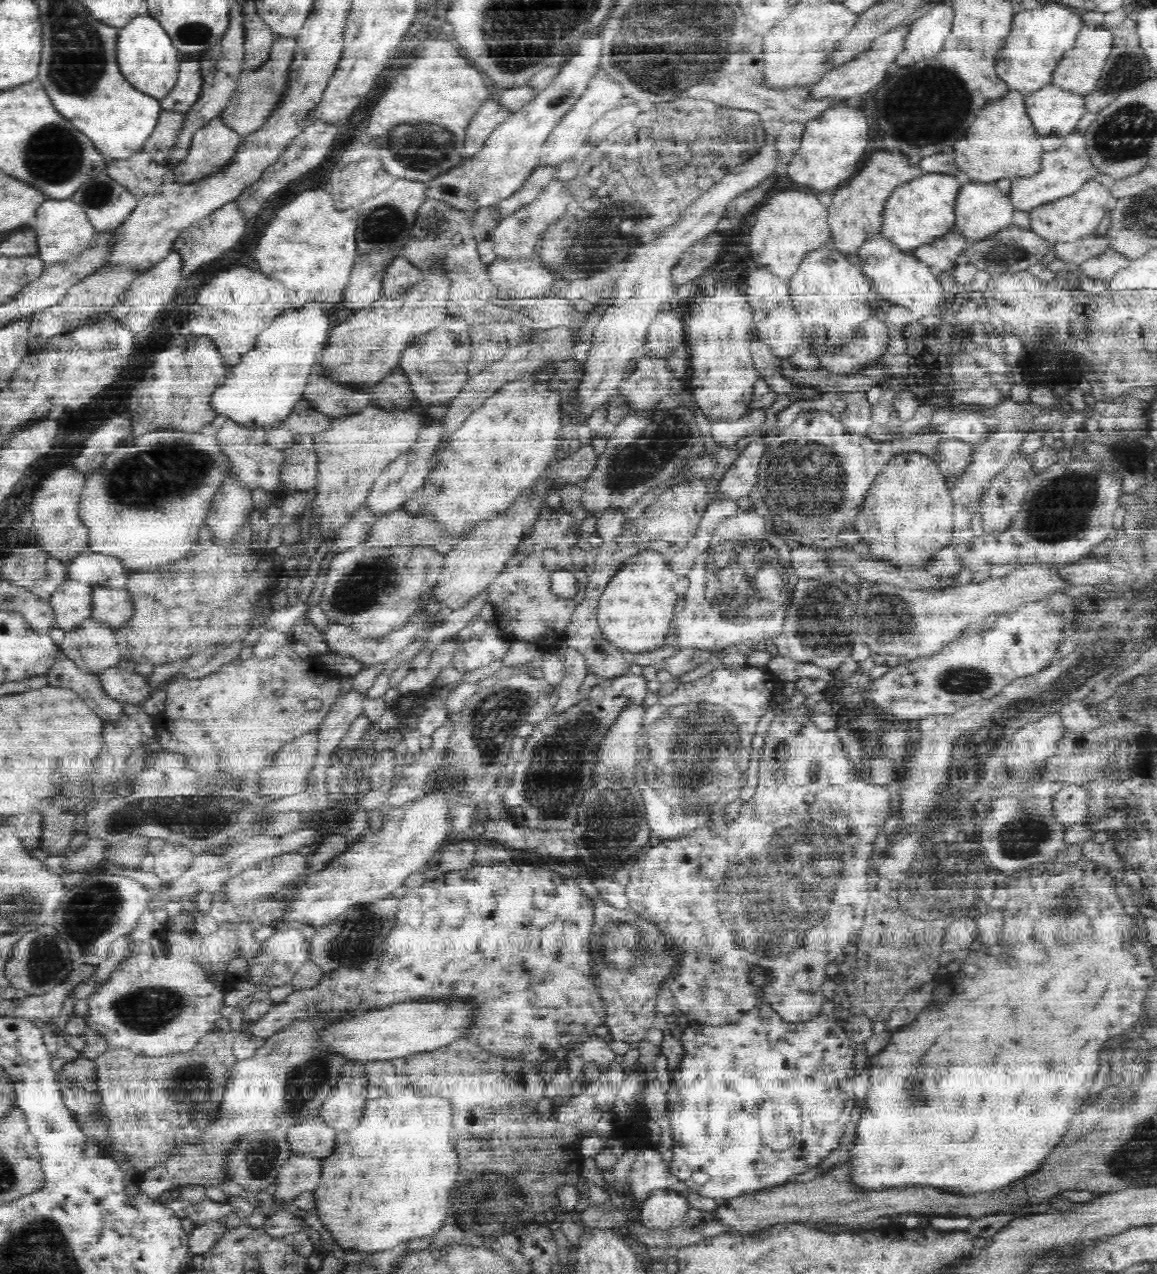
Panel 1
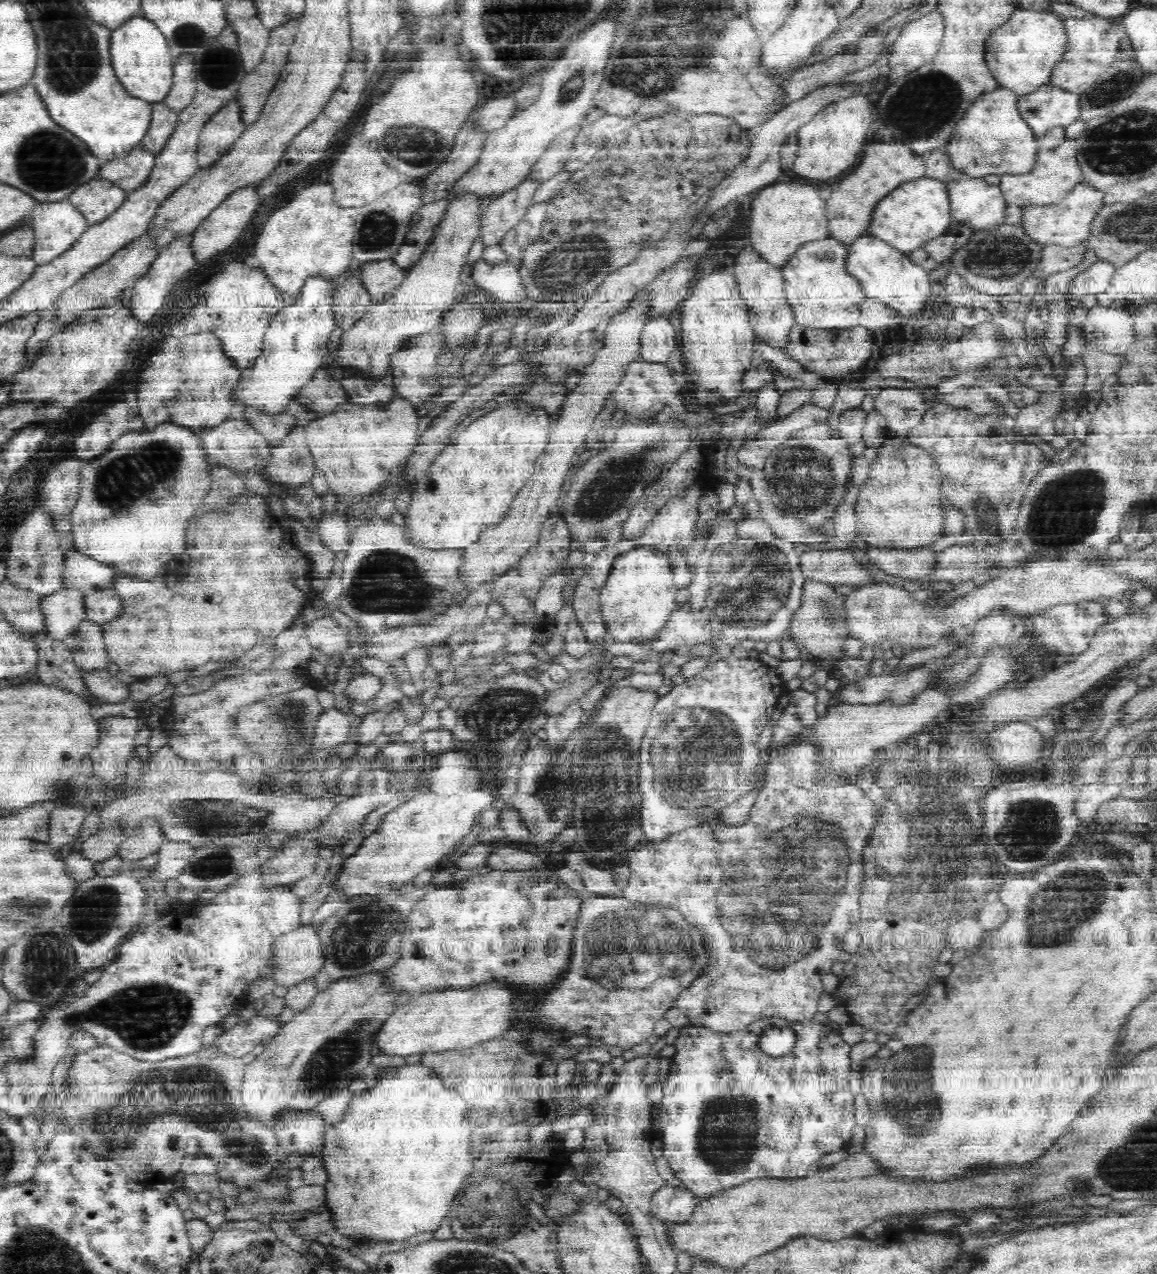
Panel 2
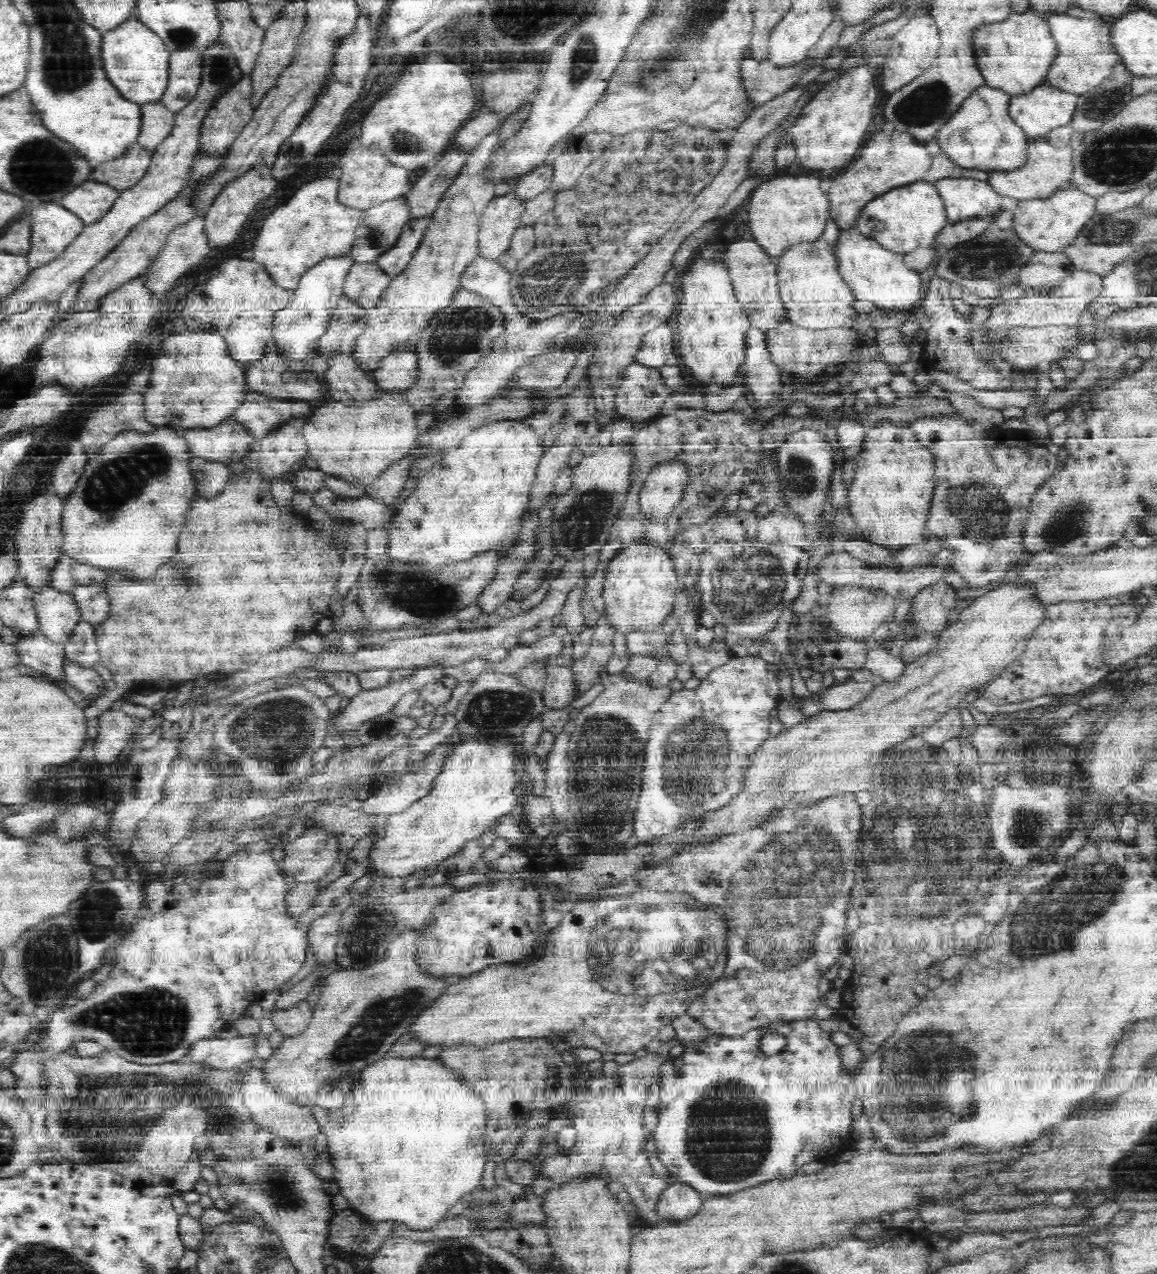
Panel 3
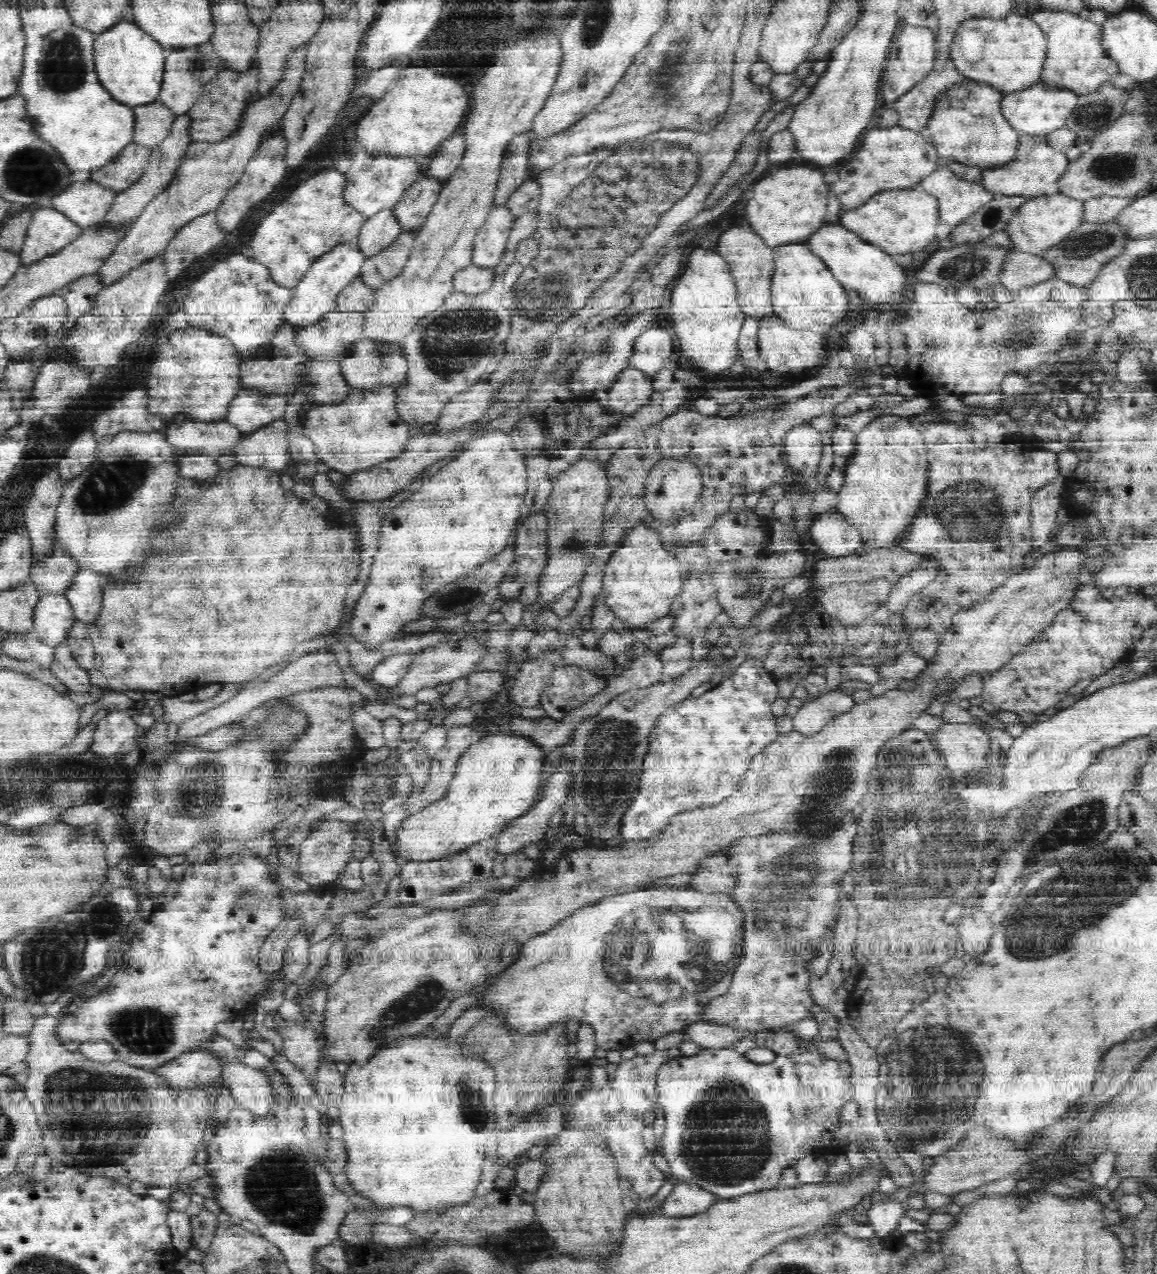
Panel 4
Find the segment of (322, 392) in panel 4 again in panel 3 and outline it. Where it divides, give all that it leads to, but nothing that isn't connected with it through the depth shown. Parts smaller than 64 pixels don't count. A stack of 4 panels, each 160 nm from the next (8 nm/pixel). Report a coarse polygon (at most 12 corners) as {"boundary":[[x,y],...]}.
{"boundary":[[334,354],[323,379],[333,401],[361,406],[386,394],[351,355]]}

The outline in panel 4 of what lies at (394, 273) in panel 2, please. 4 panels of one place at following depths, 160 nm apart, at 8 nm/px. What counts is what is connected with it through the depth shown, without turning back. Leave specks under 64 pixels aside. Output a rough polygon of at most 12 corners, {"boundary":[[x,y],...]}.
{"boundary":[[356,276],[340,293],[337,310],[372,310],[376,288]]}

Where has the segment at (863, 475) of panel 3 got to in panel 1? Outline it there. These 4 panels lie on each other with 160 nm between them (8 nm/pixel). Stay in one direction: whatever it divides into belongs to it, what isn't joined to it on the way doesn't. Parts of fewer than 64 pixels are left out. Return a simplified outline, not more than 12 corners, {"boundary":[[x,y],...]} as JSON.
{"boundary":[[908,452],[856,526],[868,557],[929,570],[952,538],[939,463]]}

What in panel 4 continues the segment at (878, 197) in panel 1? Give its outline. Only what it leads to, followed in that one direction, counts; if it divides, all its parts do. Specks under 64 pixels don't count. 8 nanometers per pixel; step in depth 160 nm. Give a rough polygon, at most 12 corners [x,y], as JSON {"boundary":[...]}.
{"boundary":[[872,130],[832,184],[841,211],[918,184],[943,159],[916,132]]}

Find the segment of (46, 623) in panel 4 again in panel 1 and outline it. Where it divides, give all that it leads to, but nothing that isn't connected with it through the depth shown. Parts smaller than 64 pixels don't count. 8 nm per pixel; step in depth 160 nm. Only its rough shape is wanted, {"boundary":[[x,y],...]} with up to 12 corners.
{"boundary":[[67,576],[49,600],[67,632],[92,617],[94,588]]}

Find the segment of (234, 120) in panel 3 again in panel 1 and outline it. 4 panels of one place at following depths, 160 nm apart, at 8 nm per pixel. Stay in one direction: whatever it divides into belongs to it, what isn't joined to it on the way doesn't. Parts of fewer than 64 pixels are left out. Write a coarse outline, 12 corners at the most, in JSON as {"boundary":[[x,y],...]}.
{"boundary":[[220,117],[194,132],[169,181],[190,184],[224,172],[241,145]]}

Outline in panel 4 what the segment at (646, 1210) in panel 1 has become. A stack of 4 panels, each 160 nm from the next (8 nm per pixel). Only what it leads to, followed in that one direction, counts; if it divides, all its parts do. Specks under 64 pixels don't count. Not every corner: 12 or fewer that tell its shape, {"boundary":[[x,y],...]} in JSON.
{"boundary":[[678,1182],[657,1212],[667,1217],[704,1212],[717,1196]]}

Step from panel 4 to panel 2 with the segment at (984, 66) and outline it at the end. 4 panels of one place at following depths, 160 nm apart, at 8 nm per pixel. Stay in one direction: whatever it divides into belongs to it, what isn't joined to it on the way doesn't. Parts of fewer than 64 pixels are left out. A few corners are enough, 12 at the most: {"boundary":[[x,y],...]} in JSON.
{"boundary":[[1016,9],[988,38],[1002,87],[1030,94],[1050,82],[1069,46],[1064,18]]}

